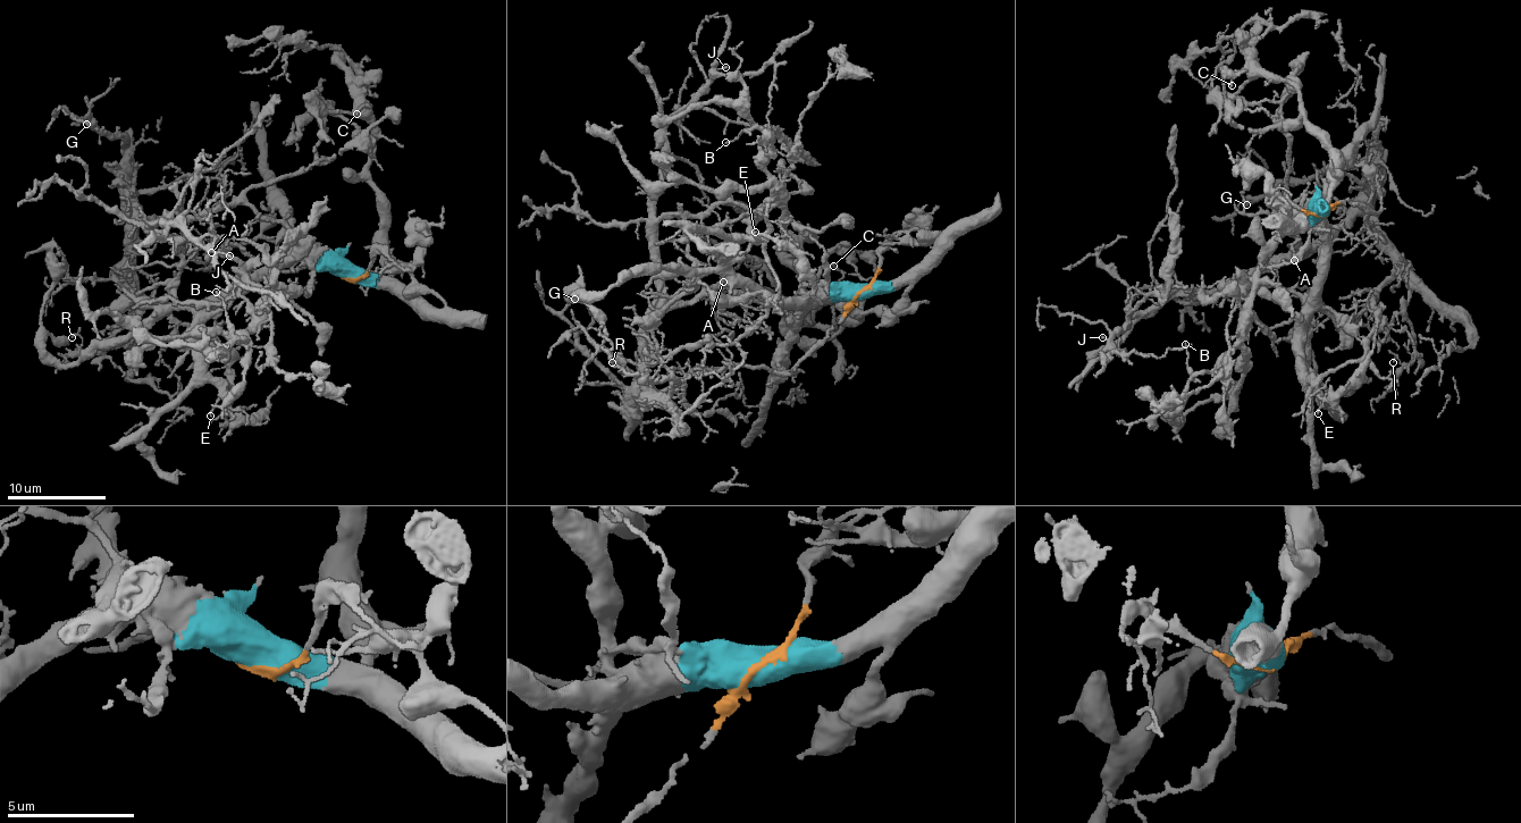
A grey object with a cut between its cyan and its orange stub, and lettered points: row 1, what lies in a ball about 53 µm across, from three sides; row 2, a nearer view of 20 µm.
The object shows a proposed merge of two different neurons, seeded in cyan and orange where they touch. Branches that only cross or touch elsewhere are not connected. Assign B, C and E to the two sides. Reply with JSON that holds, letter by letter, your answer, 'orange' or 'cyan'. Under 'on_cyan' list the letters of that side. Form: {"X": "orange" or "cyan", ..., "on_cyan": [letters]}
{"B": "cyan", "C": "cyan", "E": "cyan", "on_cyan": ["B", "C", "E"]}

